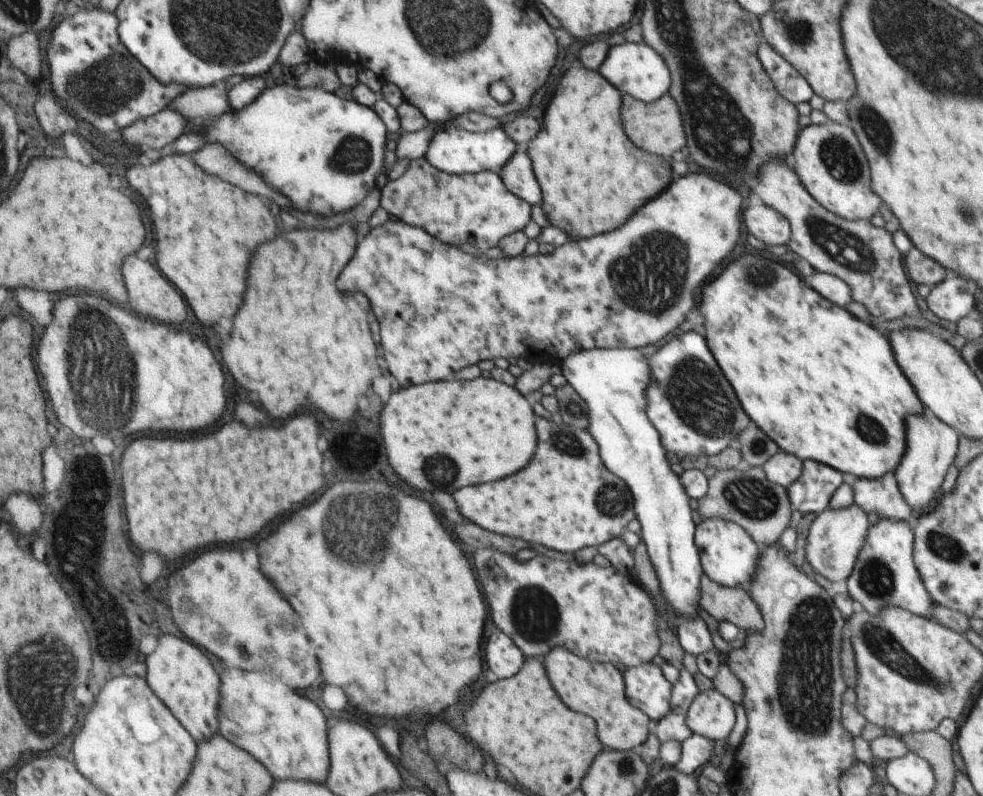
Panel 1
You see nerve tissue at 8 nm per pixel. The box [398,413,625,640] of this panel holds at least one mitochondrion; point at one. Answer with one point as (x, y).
(439, 469)

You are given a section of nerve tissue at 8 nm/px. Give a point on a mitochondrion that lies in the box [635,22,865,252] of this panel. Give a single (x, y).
(835, 154)

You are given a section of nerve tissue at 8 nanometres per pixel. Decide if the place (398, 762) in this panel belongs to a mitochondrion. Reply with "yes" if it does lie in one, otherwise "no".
no

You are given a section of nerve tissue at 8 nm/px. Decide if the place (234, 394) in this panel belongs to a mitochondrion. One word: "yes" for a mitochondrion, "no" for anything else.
no

